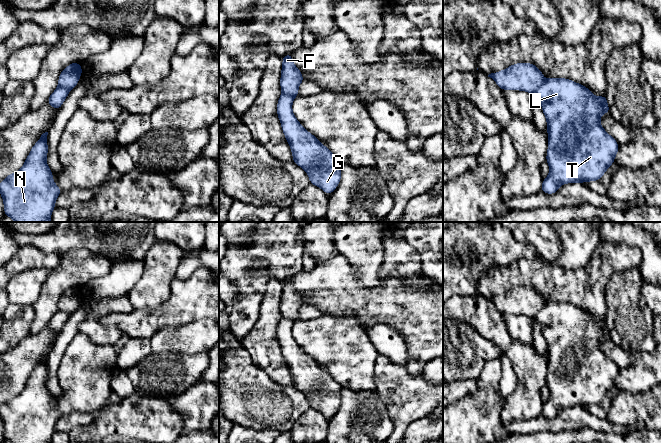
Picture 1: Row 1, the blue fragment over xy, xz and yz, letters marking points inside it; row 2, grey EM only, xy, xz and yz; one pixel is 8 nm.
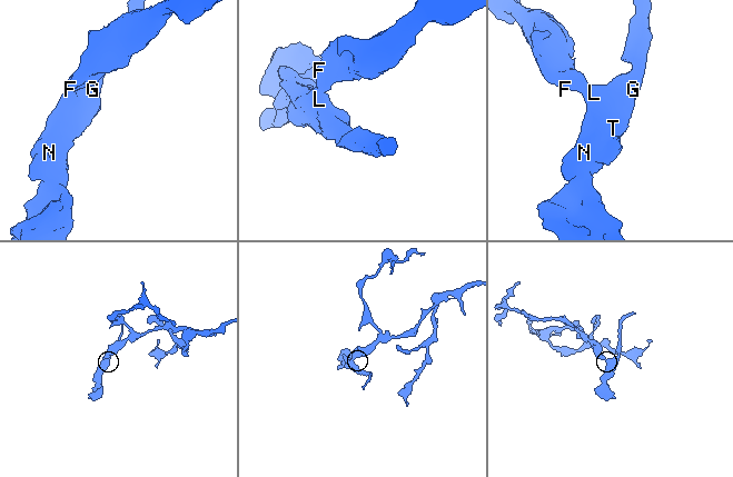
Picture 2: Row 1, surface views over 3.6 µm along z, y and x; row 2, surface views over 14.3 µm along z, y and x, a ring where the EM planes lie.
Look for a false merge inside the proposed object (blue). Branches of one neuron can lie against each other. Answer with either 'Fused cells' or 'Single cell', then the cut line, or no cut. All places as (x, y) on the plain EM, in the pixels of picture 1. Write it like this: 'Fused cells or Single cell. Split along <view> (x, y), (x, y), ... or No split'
Fused cells. Split along yz (545, 303), (534, 318)

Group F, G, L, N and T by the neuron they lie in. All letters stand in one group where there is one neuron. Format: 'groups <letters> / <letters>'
groups F / G L N T

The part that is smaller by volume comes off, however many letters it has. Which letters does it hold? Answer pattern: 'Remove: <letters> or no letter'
Remove: G, L, N, T

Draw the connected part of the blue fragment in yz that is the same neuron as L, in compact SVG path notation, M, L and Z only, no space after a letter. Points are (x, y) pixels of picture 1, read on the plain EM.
M566 302L545 303L535 316L547 345L548 373L546 386L550 391L541 415L556 417L562 408L600 404L614 388L619 374L617 365L600 348L600 341L609 337L605 318L596 321L587 311Z

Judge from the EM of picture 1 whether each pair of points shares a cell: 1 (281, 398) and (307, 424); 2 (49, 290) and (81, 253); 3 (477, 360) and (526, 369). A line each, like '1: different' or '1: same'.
1: different
2: same
3: different

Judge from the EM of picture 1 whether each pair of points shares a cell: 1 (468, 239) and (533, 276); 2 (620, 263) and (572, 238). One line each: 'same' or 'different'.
1: different
2: different

